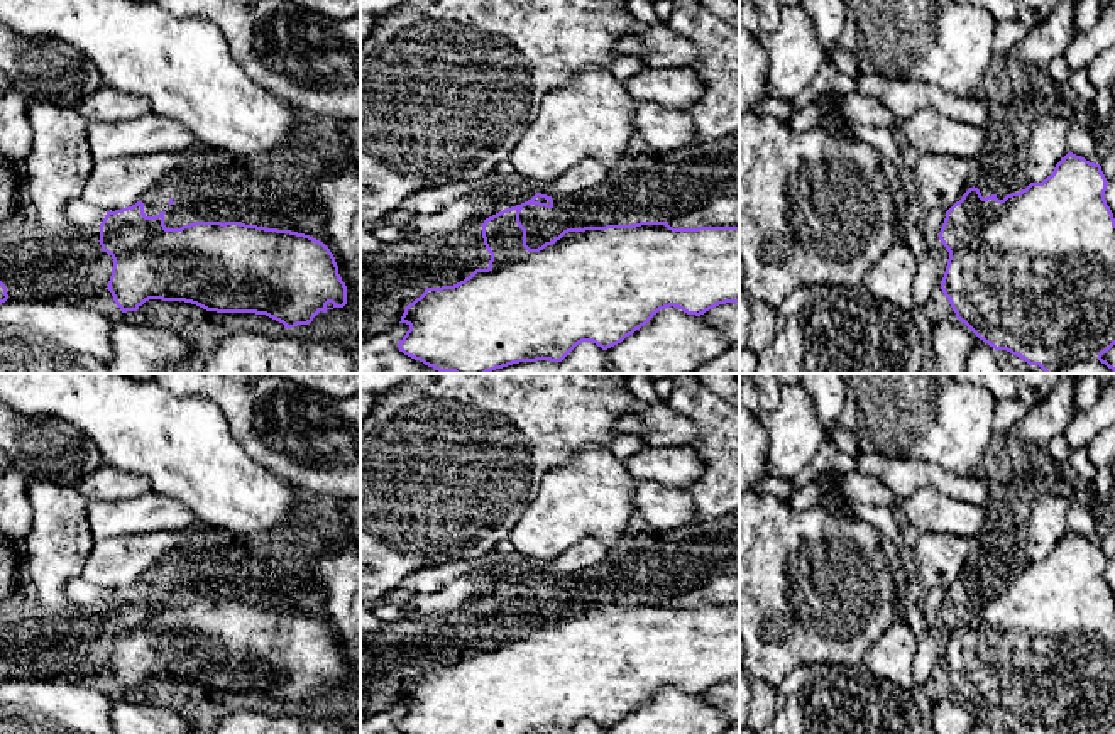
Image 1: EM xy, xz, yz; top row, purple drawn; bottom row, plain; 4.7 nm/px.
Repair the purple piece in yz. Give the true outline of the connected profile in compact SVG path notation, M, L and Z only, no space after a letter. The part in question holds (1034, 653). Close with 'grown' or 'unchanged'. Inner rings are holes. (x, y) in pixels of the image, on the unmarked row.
M1068 531L1061 540L1056 543L1051 555L1047 555L1042 561L1030 561L1025 568L1020 572L1007 573L1003 578L998 578L997 573L983 577L978 567L969 567L959 580L956 580L947 590L944 602L939 611L939 619L949 631L946 651L941 661L941 668L944 675L949 678L949 683L953 690L956 692L956 697L964 702L980 719L993 726L995 729L1007 729L1012 734L1103 734L1115 724L1115 597L1107 583L1105 570L1107 570L1108 560L1101 550L1100 543L1090 541L1081 534L1076 534L1073 531Z; unchanged

